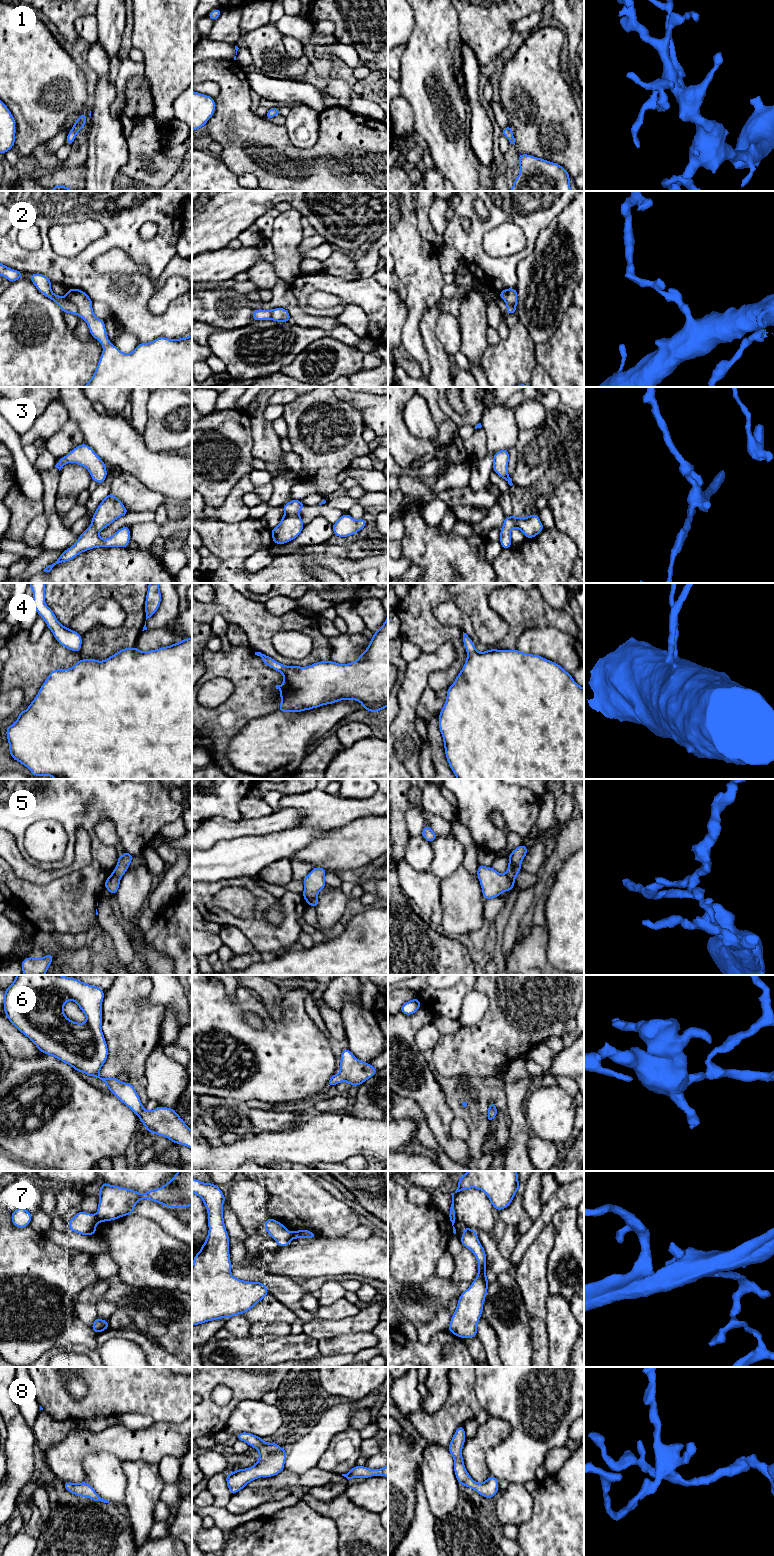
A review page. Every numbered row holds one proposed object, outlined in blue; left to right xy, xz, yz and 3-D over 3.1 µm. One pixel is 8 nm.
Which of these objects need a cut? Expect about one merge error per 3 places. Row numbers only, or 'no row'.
2, 5, 7

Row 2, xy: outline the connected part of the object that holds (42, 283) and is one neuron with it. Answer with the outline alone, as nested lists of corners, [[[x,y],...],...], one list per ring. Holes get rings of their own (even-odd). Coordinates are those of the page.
[[[34,273],[29,276],[35,287],[47,298],[53,300],[62,310],[63,313],[78,314],[77,306],[71,302],[67,296],[58,296],[51,291],[51,282],[47,276]]]

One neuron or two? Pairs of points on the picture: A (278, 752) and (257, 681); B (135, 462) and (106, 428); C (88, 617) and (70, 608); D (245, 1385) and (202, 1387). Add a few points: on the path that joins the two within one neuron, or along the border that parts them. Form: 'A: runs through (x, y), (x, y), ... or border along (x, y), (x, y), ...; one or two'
A: border along (276, 710), (253, 718), (246, 725); two
B: runs through (129, 454), (111, 436); one
C: border along (98, 598), (83, 609), (70, 624); two
D: runs through (234, 1379), (213, 1379); one

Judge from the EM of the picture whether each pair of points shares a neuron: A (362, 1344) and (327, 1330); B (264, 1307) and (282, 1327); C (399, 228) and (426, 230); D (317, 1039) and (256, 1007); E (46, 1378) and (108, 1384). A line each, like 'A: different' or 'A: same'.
A: different
B: different
C: different
D: same
E: same

